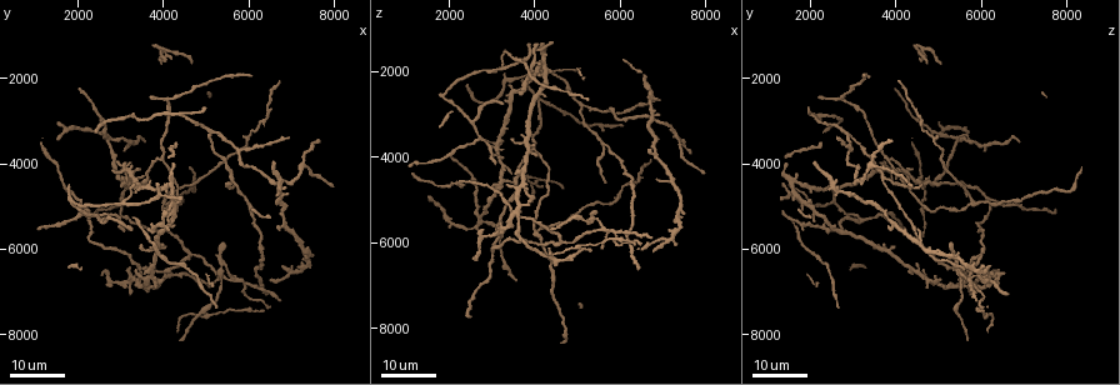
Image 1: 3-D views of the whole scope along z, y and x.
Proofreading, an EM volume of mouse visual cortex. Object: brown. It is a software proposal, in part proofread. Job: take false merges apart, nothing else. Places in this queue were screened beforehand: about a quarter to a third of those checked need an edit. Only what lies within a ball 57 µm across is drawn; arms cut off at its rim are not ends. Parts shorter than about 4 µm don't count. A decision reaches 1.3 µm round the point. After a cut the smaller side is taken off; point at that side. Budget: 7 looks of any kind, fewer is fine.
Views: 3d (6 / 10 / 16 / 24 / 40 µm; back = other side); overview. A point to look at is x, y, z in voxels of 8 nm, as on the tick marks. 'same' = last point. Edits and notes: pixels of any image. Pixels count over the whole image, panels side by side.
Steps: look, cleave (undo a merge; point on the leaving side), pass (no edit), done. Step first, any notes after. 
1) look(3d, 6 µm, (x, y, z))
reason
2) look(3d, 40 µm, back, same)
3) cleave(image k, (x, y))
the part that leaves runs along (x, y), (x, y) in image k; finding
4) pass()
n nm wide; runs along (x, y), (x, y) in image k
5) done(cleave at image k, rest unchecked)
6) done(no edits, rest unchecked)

look(3d, 24 µm, (4000, 4950, 5750))
branch point

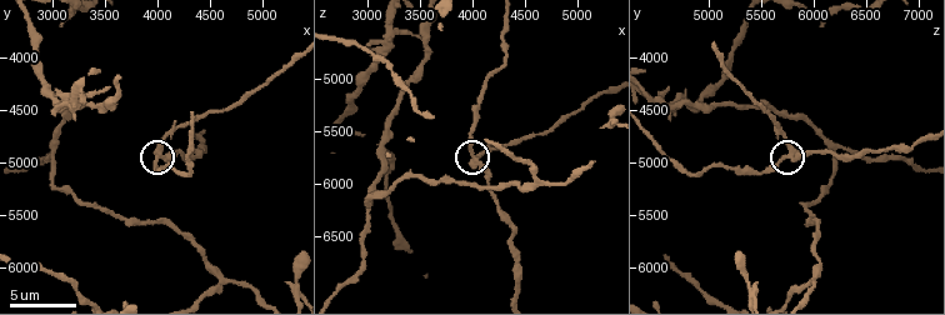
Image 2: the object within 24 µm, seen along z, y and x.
look(3d, 10 µm, (4000, 4920, 5800))

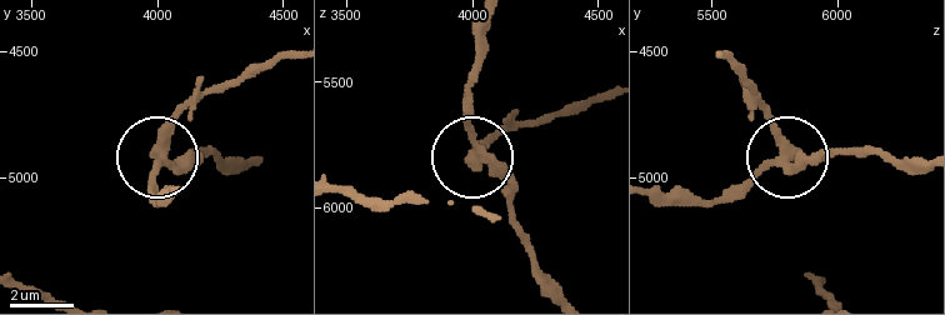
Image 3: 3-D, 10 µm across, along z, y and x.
cleave(image 3, (181, 113))
320 nm wide; the part that leaves runs along (164, 153), (180, 115), (293, 58) in image 3; a second neuron is stuck on

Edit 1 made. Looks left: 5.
look(3d, 16 µm, (3000, 4840, 6240))
three-way junction

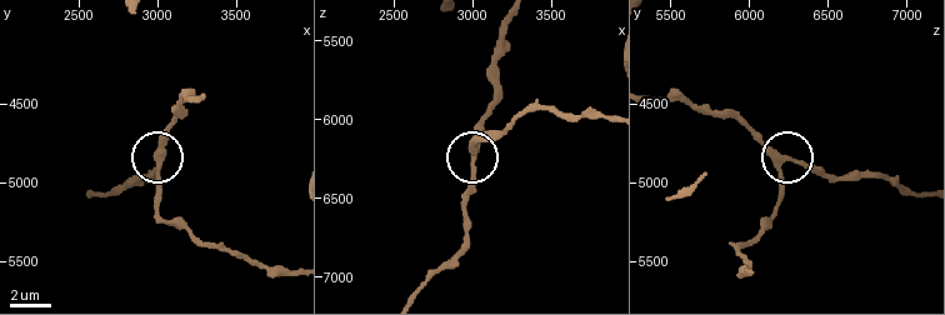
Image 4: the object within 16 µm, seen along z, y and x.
pass()
runs along (765, 224), (780, 194), (785, 160), (795, 159), (849, 179) in image 4; one neuron here

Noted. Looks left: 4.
look(overview)
redraw

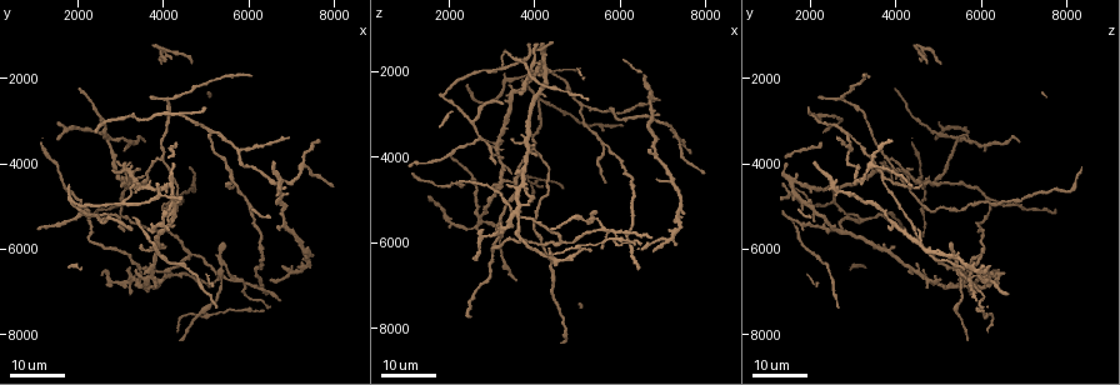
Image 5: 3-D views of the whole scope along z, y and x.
look(3d, 24 µm, (3250, 4400, 4600))
four-way junction

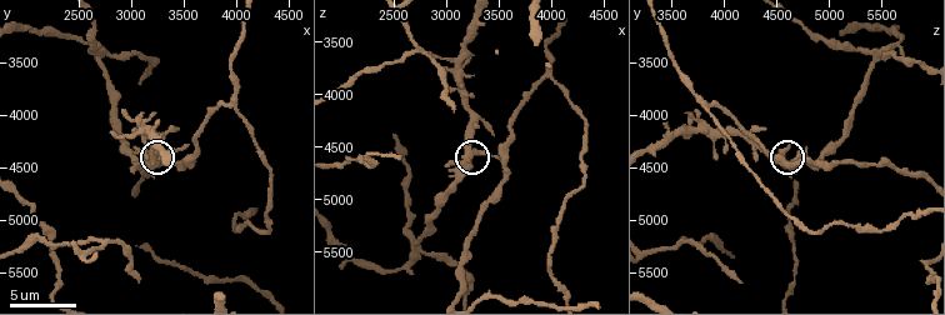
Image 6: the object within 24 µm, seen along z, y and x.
look(3d, 6 µm, (3220, 4420, 4540))

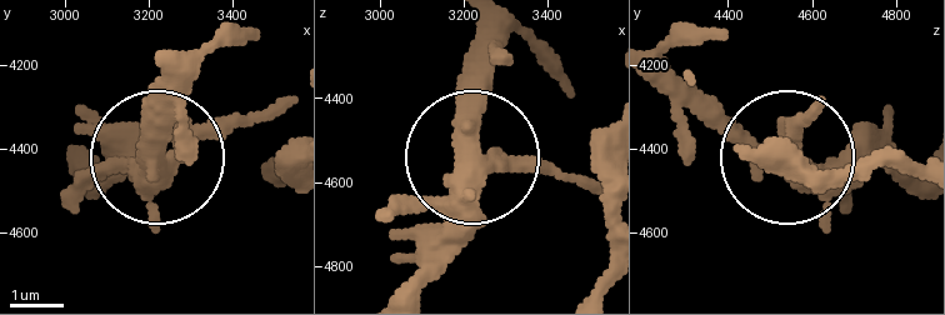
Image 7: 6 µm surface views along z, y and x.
look(3d, 6 µm, back, (3215, 4445, 4545))
other side

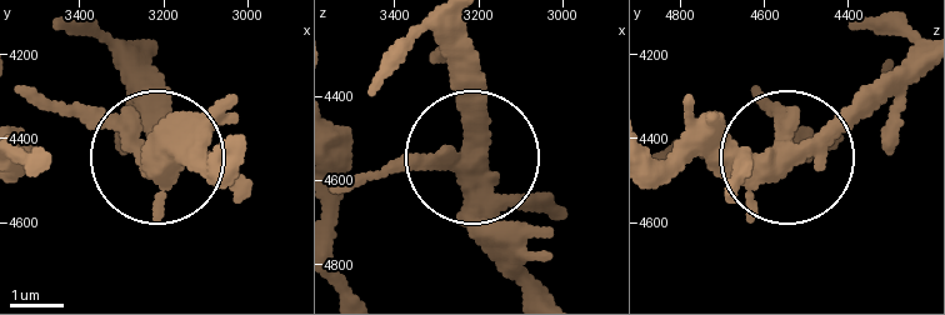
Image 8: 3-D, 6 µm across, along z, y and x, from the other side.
pass()
4 arms; all the same neuron

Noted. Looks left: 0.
done(cleave at image 3, rest unchecked)

